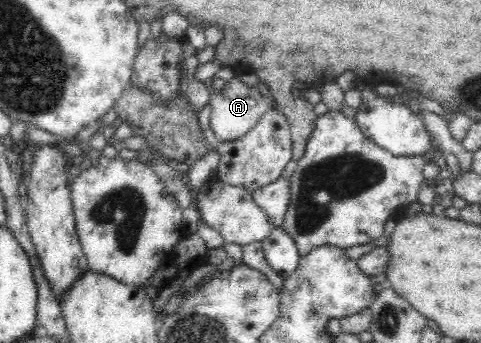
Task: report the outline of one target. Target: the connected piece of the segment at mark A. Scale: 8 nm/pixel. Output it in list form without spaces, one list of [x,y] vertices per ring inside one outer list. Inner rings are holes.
[[[236,75],[230,81],[218,84],[218,92],[209,97],[209,105],[212,108],[209,125],[216,138],[222,142],[241,138],[270,110],[269,102],[260,94],[258,87],[246,86]]]

